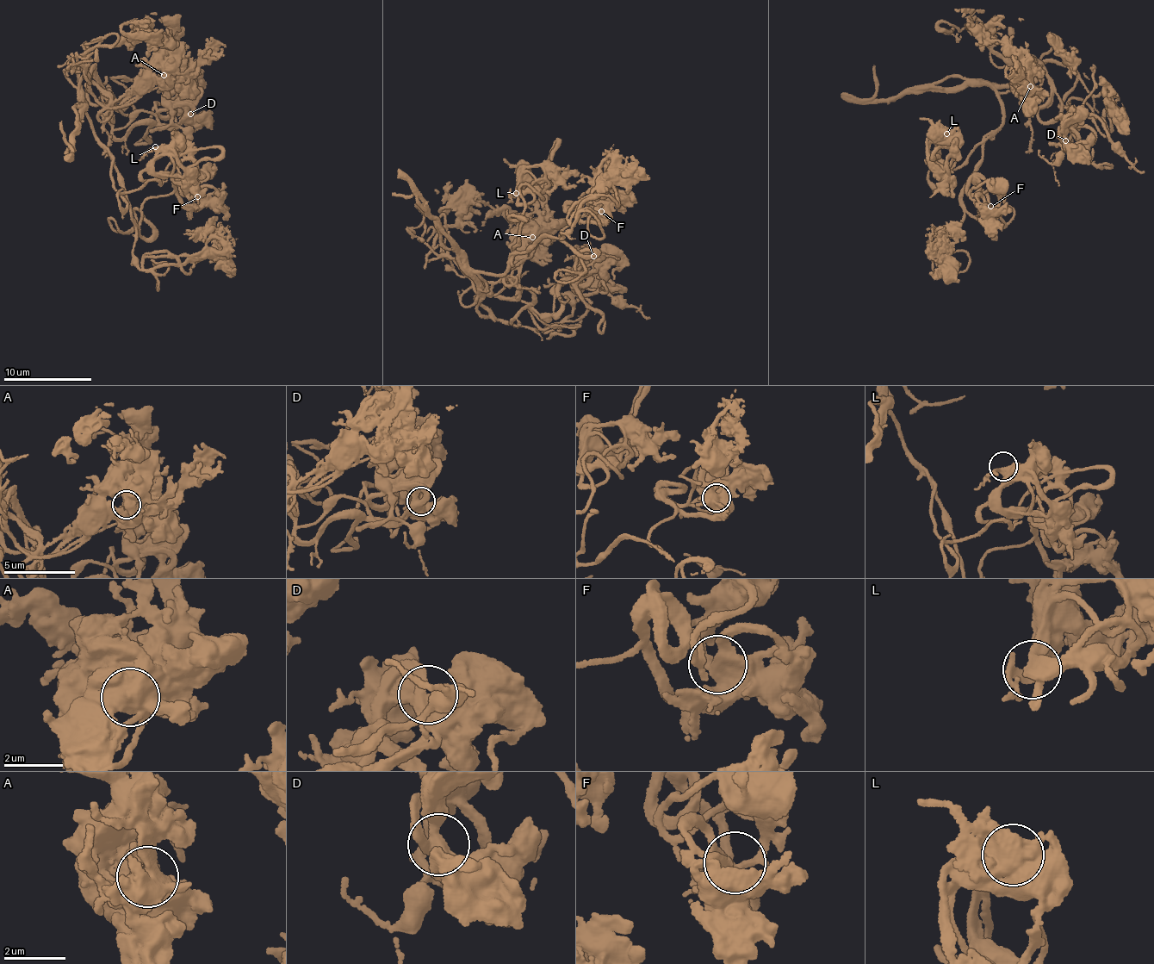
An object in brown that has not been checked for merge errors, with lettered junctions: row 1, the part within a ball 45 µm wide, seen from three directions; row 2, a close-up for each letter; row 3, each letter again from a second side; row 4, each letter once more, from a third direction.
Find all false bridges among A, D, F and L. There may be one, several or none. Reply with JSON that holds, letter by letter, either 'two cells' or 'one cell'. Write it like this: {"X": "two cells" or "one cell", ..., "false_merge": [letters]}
{"A": "one cell", "D": "one cell", "F": "one cell", "L": "one cell", "false_merge": []}

